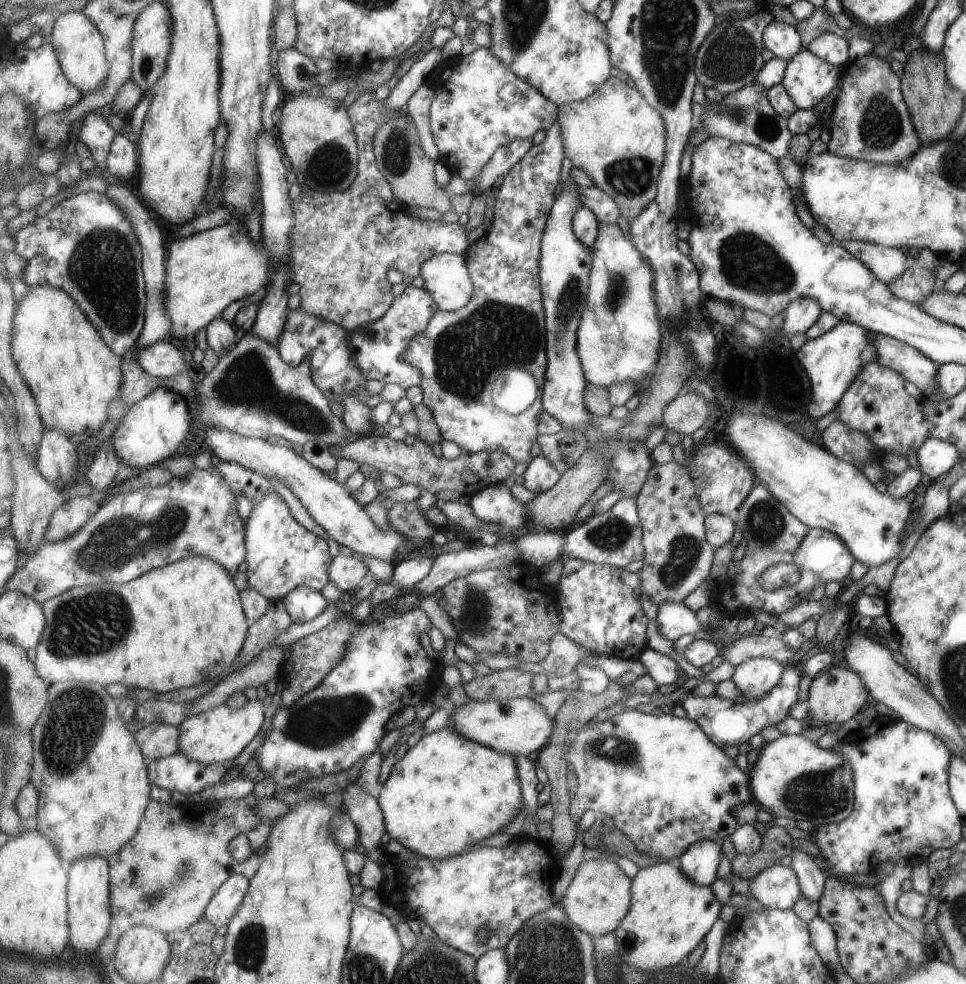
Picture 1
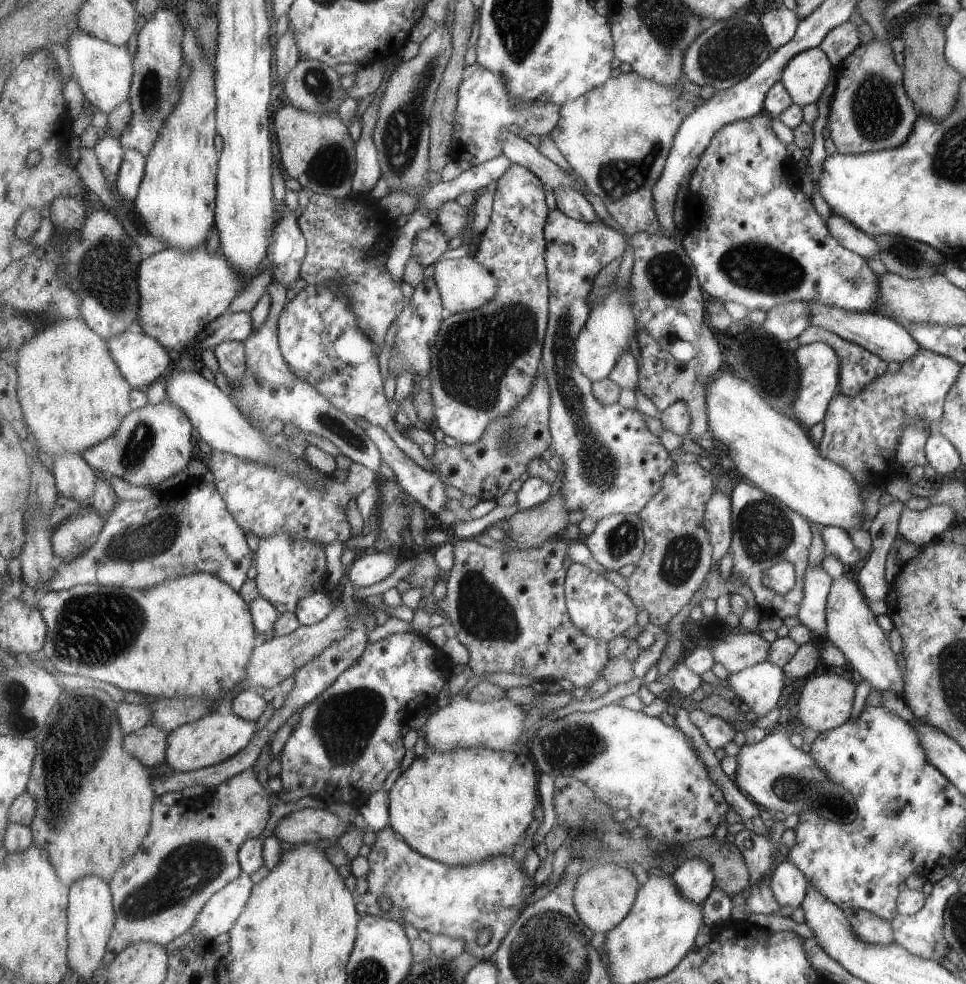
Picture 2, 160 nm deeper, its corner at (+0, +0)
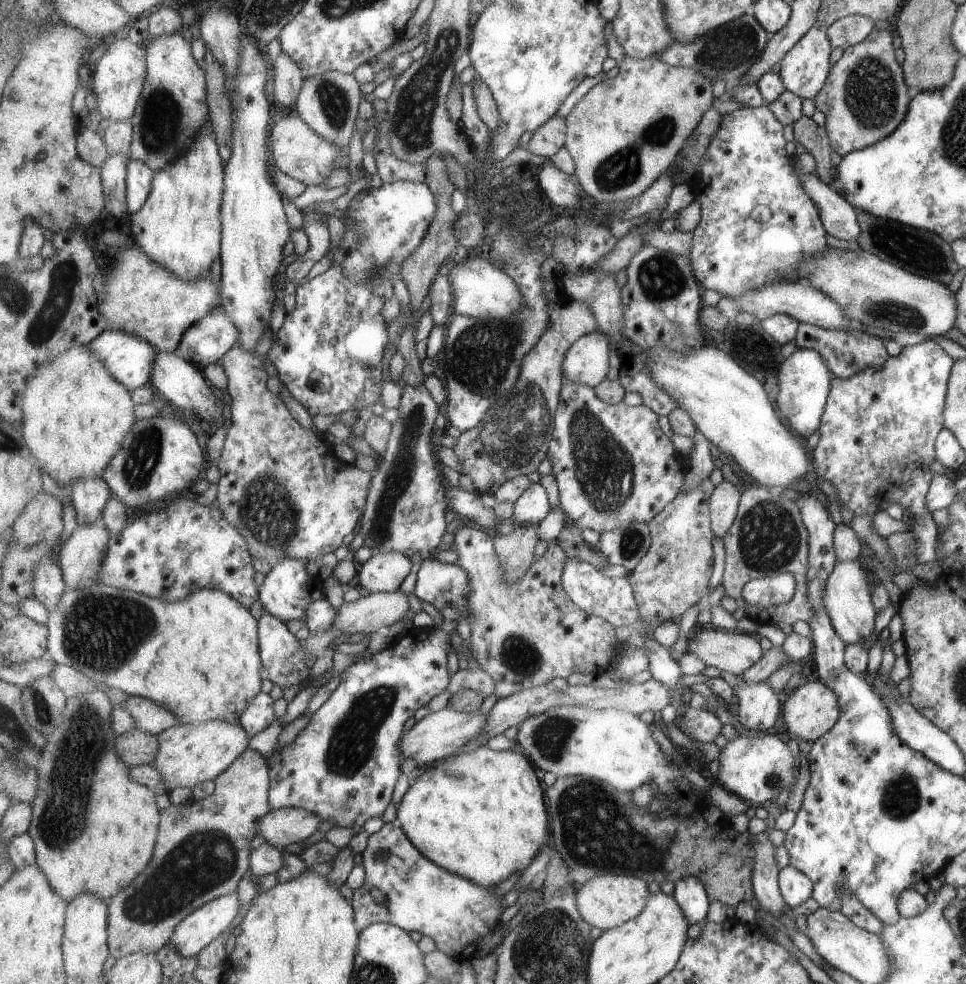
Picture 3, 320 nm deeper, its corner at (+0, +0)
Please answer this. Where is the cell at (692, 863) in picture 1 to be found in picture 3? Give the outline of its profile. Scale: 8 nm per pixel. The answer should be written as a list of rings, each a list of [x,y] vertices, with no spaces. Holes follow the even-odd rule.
[[[686,876],[675,884],[674,897],[681,905],[690,924],[701,923],[710,911],[710,896],[705,883],[697,877]]]

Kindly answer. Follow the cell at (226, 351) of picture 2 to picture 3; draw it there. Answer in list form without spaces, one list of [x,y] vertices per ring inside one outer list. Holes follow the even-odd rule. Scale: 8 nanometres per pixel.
[[[235,345],[223,356],[221,363],[225,367],[229,379],[229,394],[232,398],[230,425],[228,426],[224,449],[216,464],[220,472],[216,499],[219,501],[223,514],[246,537],[247,542],[250,544],[250,551],[253,553],[255,559],[264,559],[272,566],[275,566],[281,559],[286,558],[304,560],[310,565],[316,565],[319,563],[321,556],[325,556],[329,552],[335,552],[345,542],[345,538],[349,534],[357,532],[363,511],[366,507],[374,473],[365,472],[361,468],[357,468],[354,464],[348,468],[343,461],[333,455],[333,446],[327,442],[324,433],[318,434],[318,431],[303,428],[303,425],[299,424],[299,421],[293,416],[293,413],[289,410],[286,402],[281,399],[280,395],[275,395],[269,390],[267,380],[271,376],[271,367],[266,359],[257,357],[253,352]]]

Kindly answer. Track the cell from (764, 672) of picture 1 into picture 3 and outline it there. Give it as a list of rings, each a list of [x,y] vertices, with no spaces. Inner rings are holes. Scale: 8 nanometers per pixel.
[[[725,670],[720,672],[719,677],[732,687],[732,694],[738,698],[736,718],[742,726],[757,732],[771,728],[782,710],[777,693],[765,681],[749,684],[740,676]]]

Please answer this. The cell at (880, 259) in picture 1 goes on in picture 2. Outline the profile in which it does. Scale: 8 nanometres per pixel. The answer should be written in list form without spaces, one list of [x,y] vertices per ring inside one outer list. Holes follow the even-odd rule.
[[[829,213],[826,218],[826,229],[829,234],[843,247],[865,260],[871,257],[878,258],[878,250],[875,241],[863,231],[855,228],[841,215]]]

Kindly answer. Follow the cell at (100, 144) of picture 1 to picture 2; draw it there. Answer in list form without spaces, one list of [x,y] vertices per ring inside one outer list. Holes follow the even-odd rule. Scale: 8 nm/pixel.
[[[160,8],[154,18],[147,20],[139,31],[134,64],[134,82],[130,90],[132,104],[132,119],[122,136],[118,137],[107,131],[101,132],[95,145],[99,162],[103,167],[108,185],[116,191],[119,171],[124,161],[124,151],[131,149],[142,152],[146,157],[151,154],[162,128],[166,126],[168,117],[174,112],[180,101],[177,94],[182,92],[179,83],[179,72],[185,64],[183,58],[183,32],[186,25],[181,24],[179,16],[171,10]]]

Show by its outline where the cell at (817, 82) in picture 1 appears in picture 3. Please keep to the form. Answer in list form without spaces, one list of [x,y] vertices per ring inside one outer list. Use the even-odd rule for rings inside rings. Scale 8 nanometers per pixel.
[[[815,24],[805,31],[805,34],[783,55],[779,63],[779,73],[784,90],[803,99],[812,99],[826,82],[825,76],[829,70],[829,52],[831,44],[825,36],[825,27]]]

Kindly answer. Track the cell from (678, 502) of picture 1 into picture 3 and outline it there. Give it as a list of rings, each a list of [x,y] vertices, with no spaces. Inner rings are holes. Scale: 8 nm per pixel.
[[[707,479],[697,488],[688,493],[679,493],[673,503],[669,503],[648,524],[652,532],[652,545],[646,558],[630,572],[630,579],[634,586],[634,593],[639,605],[640,616],[655,626],[667,620],[679,619],[691,606],[695,606],[703,596],[711,594],[709,588],[713,576],[713,527],[710,511],[711,495],[714,494],[715,484]]]

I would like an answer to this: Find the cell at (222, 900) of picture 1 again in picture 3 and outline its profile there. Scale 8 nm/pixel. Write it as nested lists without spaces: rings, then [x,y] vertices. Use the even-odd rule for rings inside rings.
[[[233,894],[219,897],[192,912],[175,929],[171,942],[184,957],[198,954],[231,926],[241,910],[241,900]]]

